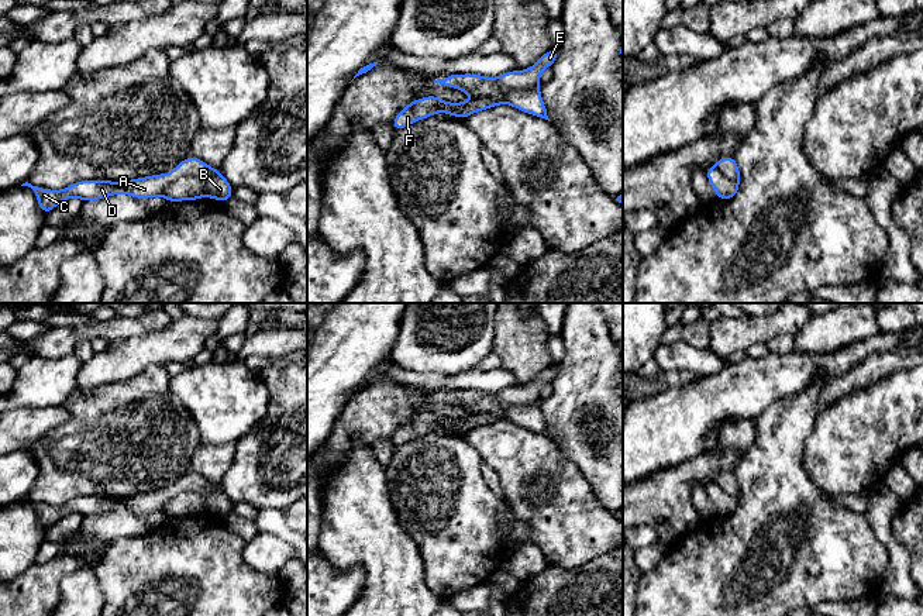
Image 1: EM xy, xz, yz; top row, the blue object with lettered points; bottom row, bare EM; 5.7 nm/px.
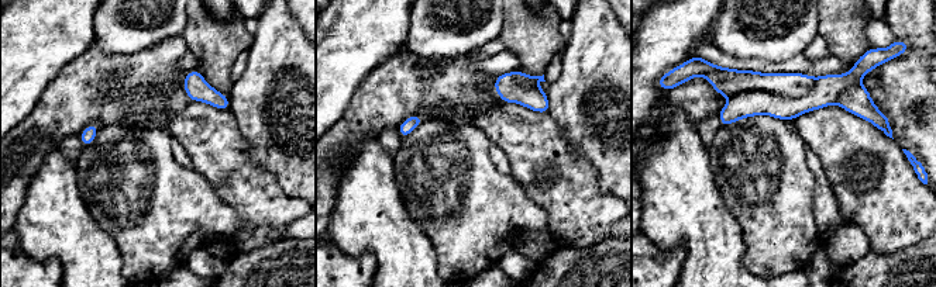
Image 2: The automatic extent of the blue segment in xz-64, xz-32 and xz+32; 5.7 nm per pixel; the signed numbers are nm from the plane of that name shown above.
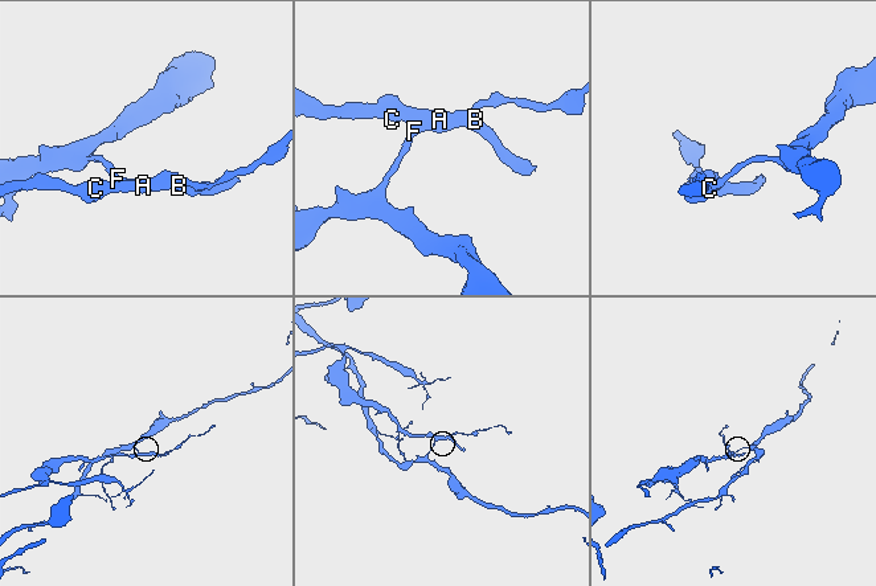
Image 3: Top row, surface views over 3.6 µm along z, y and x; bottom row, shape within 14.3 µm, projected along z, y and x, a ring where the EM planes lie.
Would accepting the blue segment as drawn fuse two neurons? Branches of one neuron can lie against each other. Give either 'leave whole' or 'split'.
split

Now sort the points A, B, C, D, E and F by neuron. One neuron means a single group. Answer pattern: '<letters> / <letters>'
A B C D / E F

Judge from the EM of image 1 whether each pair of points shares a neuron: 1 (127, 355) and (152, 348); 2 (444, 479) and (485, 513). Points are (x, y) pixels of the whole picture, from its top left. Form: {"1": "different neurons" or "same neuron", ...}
{"1": "same neuron", "2": "same neuron"}

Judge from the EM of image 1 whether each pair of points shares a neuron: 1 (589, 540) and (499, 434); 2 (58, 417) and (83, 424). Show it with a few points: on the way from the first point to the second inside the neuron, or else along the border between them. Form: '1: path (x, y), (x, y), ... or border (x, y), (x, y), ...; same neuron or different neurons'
1: path (564, 513), (543, 489), (541, 475), (526, 461); same neuron
2: border (62, 405), (69, 416), (40, 439); different neurons

